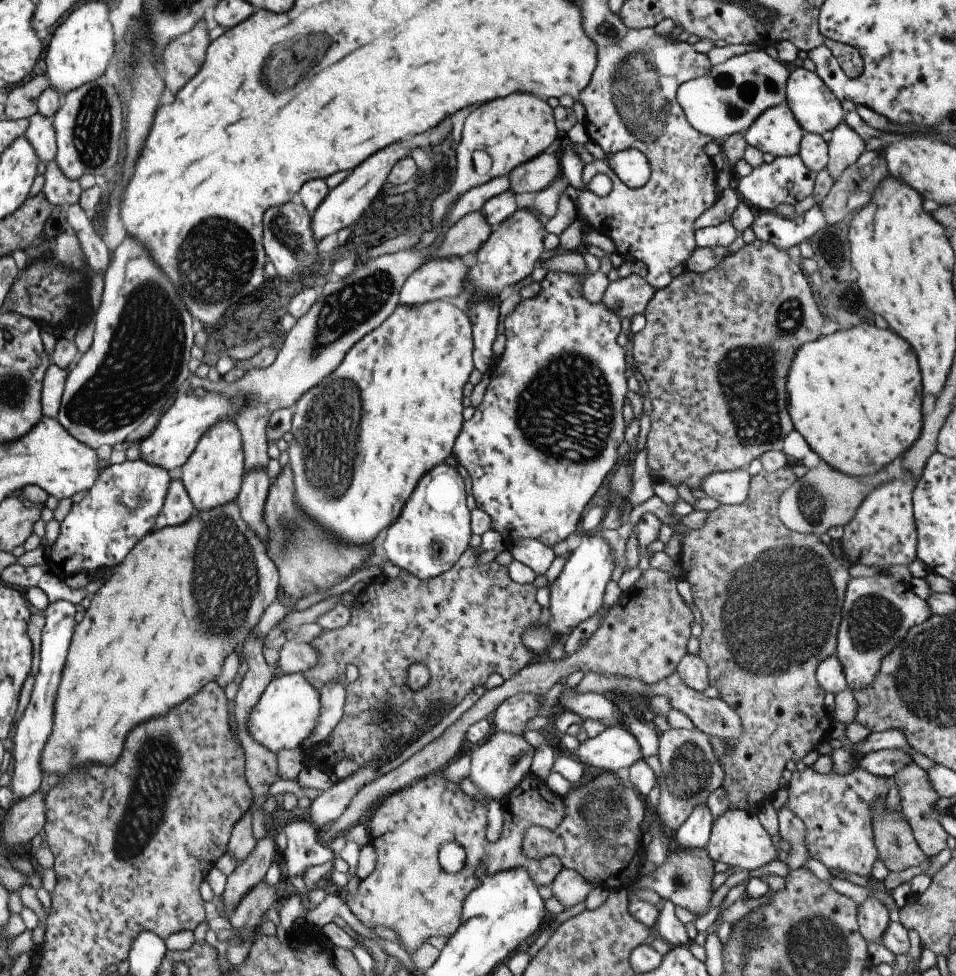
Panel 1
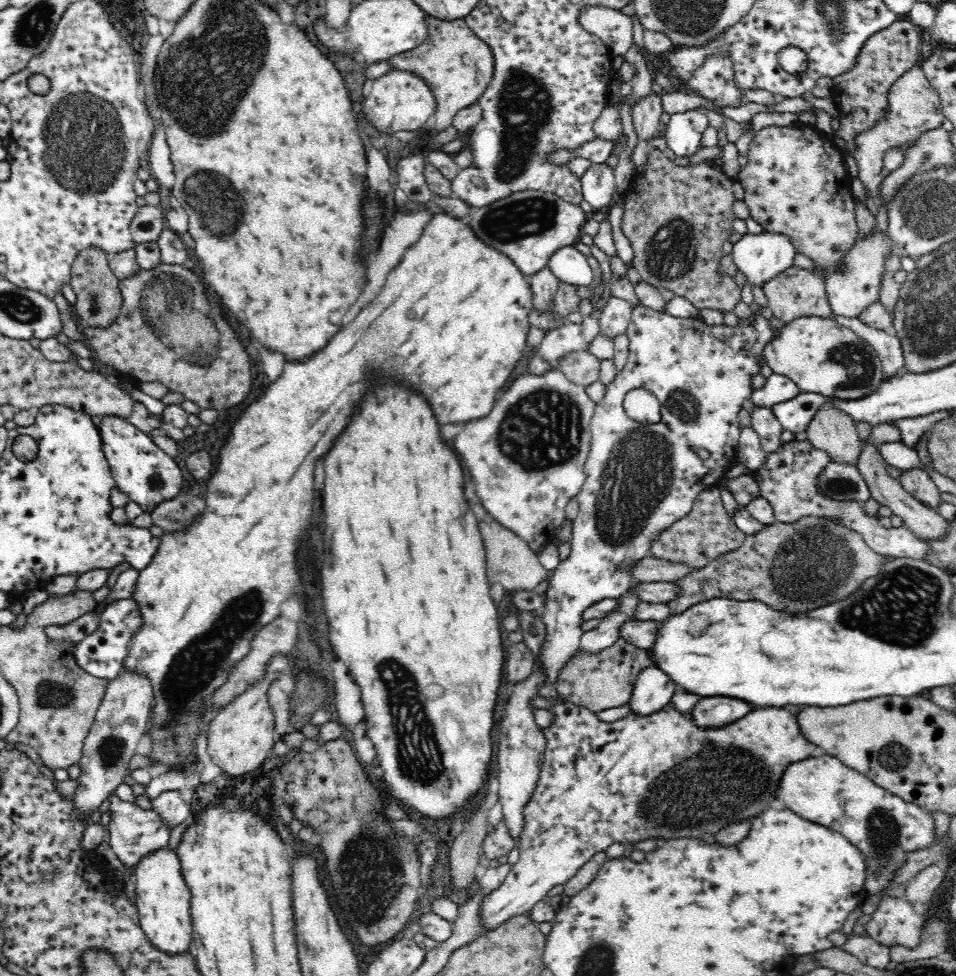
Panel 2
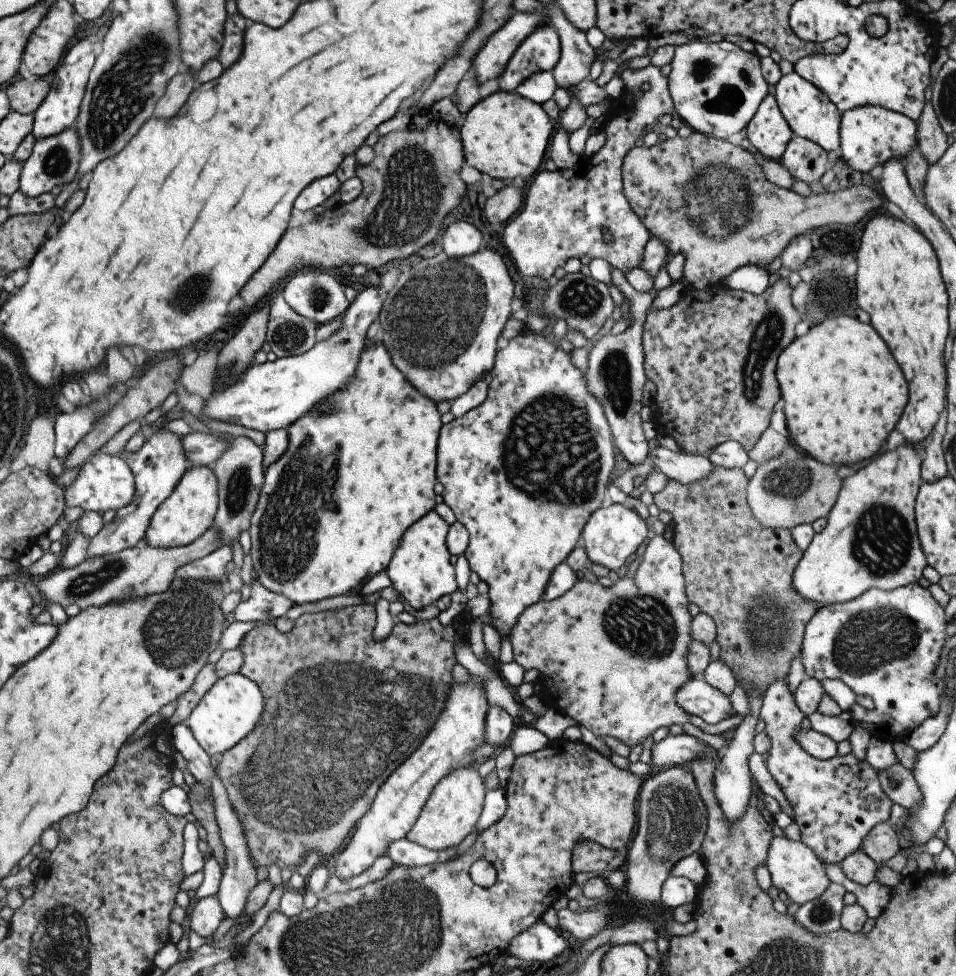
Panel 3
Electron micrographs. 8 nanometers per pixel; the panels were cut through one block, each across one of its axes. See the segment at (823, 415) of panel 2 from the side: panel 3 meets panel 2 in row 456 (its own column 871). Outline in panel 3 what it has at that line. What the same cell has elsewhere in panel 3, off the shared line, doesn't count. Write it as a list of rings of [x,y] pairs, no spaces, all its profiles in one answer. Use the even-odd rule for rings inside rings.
[[[881,822],[869,830],[859,850],[879,866],[879,864],[887,864],[901,848],[903,842],[895,826],[889,822]]]

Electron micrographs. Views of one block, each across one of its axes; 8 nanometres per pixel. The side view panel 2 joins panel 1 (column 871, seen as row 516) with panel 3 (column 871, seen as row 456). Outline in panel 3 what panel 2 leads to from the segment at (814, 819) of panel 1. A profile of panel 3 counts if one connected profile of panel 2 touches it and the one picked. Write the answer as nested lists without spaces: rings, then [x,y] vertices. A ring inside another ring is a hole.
[[[775,680],[761,704],[759,712],[761,722],[765,724],[765,734],[771,740],[769,758],[765,760],[765,768],[771,778],[781,788],[787,804],[793,812],[793,822],[801,832],[801,842],[825,864],[841,864],[849,854],[857,852],[869,834],[869,830],[881,822],[891,818],[893,802],[881,790],[877,770],[867,762],[859,762],[853,754],[835,756],[831,760],[819,760],[803,750],[799,742],[795,742],[801,732],[799,724],[805,714],[793,702],[787,680]]]

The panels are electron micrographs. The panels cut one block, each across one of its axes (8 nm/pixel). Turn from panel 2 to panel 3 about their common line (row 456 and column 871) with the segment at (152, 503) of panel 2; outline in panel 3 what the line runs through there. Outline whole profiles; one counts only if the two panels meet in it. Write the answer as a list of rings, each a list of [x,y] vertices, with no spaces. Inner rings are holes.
[[[861,106],[841,114],[839,128],[839,156],[851,170],[871,172],[877,166],[887,164],[889,160],[903,160],[917,148],[917,122],[877,106]]]

